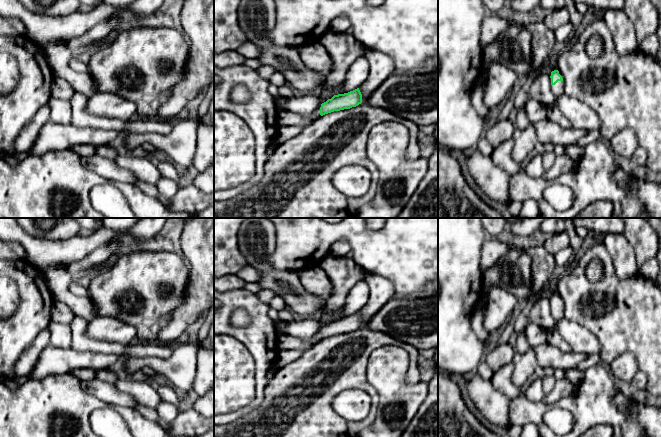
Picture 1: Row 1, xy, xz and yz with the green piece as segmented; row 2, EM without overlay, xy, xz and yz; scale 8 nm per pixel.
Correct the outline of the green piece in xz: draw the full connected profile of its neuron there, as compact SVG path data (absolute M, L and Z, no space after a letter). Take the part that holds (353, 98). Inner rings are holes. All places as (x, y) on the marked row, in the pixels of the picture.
M359 88L344 94L334 95L331 99L319 105L308 117L280 109L278 113L279 127L307 126L312 121L325 114L350 109L362 103L362 94Z

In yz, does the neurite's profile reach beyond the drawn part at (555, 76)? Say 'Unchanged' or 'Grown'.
Grown

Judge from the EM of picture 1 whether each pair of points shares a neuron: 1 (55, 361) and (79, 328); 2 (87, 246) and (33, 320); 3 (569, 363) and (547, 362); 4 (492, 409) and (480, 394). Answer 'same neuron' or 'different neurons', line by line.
1: different neurons
2: different neurons
3: same neuron
4: same neuron

